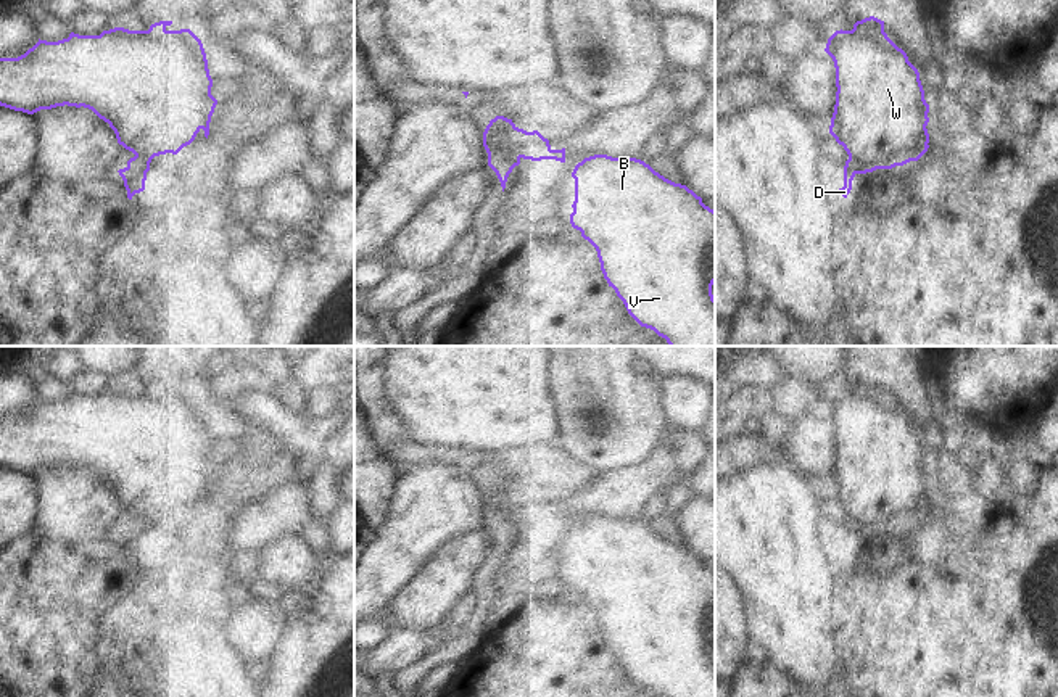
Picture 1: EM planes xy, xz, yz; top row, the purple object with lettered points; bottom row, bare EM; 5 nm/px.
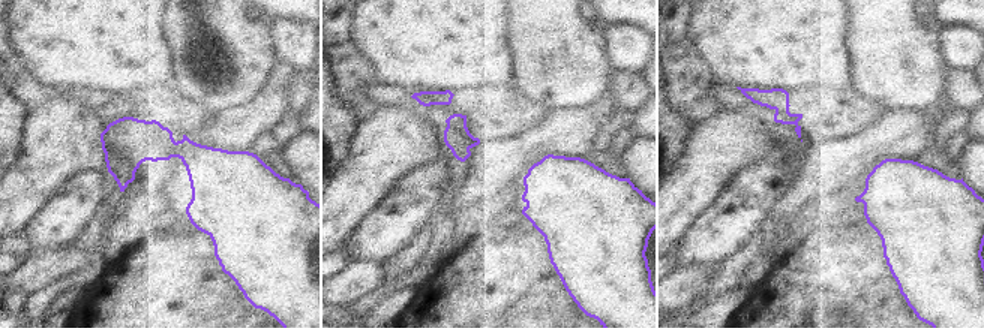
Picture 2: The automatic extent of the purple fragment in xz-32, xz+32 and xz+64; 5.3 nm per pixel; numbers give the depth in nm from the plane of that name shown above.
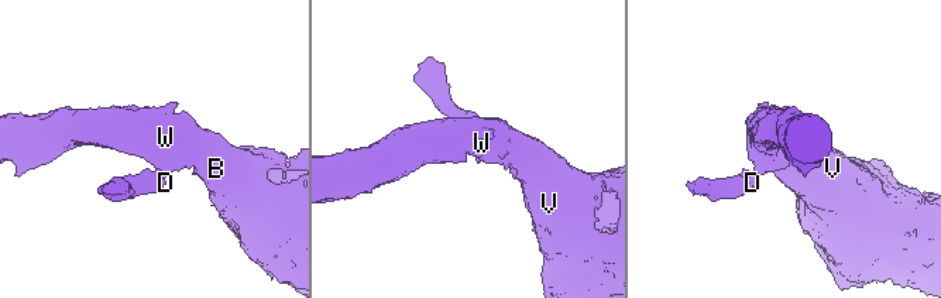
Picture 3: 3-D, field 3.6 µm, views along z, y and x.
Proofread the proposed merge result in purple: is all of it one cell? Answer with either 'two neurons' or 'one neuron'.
two neurons

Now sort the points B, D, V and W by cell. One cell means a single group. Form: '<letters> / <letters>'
B V W / D

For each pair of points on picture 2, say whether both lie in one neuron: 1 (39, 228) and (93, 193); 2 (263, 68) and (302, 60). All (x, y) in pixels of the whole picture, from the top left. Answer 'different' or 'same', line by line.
1: same
2: different

